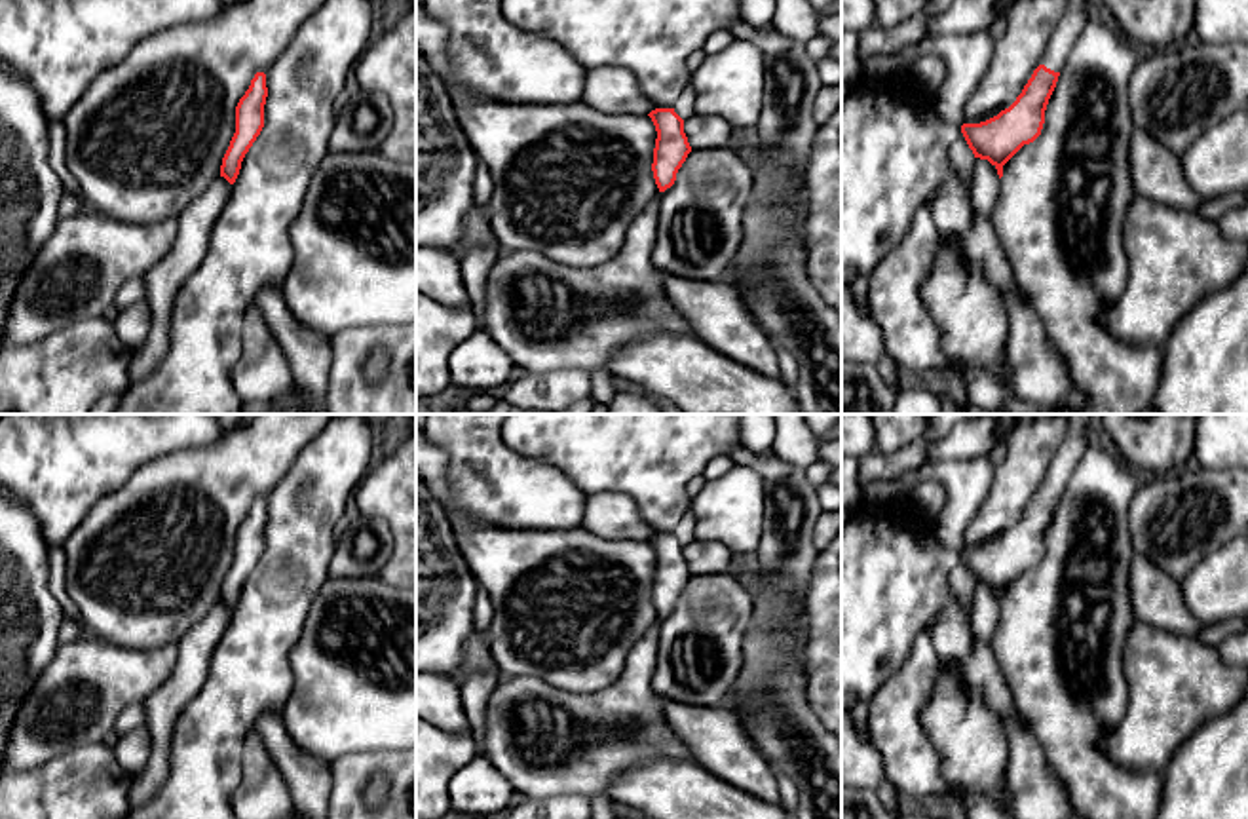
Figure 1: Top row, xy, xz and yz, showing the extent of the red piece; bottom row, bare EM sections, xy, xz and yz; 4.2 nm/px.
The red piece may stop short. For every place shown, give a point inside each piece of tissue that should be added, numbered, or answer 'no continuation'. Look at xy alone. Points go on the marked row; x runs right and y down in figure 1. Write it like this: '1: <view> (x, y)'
no continuation

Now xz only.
no continuation

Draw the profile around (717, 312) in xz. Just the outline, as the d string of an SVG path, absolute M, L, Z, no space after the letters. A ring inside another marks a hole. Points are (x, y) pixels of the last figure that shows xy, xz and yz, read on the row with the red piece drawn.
M663 274L663 289L705 344L762 376L779 378L775 344L729 283L691 283Z

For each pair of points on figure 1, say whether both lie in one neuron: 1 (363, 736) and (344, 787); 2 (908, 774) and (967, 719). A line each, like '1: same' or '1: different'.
1: different
2: different

